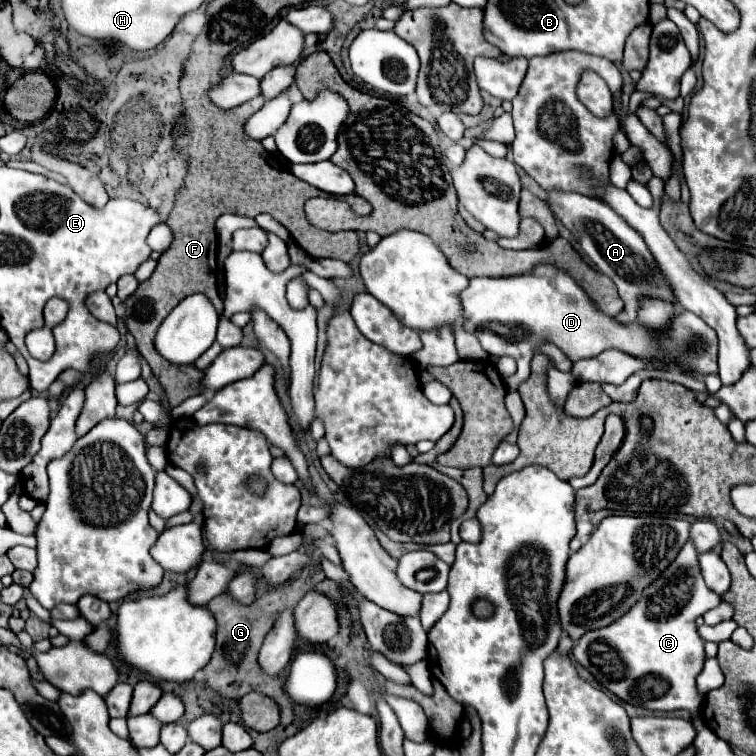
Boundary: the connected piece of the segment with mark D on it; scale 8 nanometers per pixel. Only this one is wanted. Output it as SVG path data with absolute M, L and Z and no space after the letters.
M537 265L527 275L505 279L473 277L459 297L463 303L463 329L475 335L489 355L511 355L517 361L517 373L505 381L509 391L516 391L530 376L533 349L541 341L555 343L571 361L597 357L613 347L635 357L665 357L683 371L717 373L717 335L697 315L679 315L665 333L649 333L635 323L629 327L617 325L613 317L603 315L589 301L579 285L573 285L565 271L553 265Z

